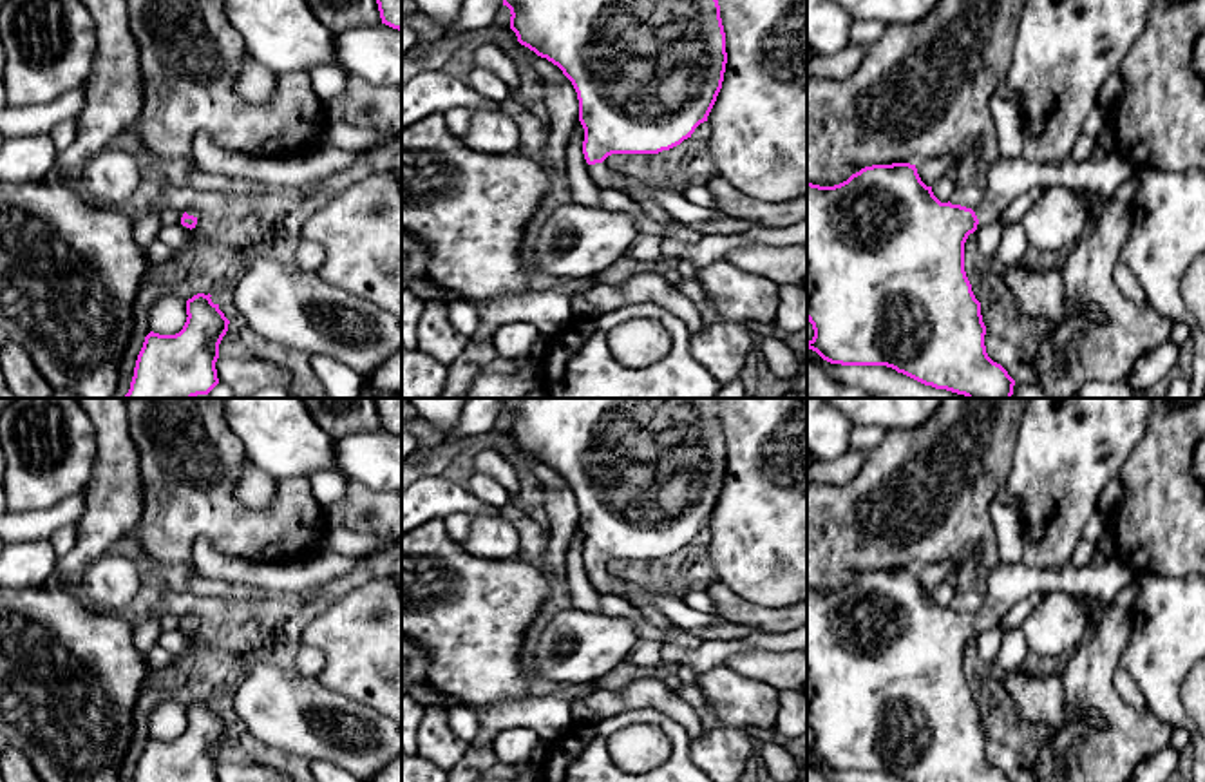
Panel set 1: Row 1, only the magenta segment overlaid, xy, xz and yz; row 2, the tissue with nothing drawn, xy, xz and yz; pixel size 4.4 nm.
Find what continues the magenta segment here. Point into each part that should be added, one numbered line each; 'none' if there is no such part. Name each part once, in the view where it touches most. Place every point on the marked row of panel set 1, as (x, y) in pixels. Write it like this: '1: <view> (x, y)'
1: xz (603, 176)

